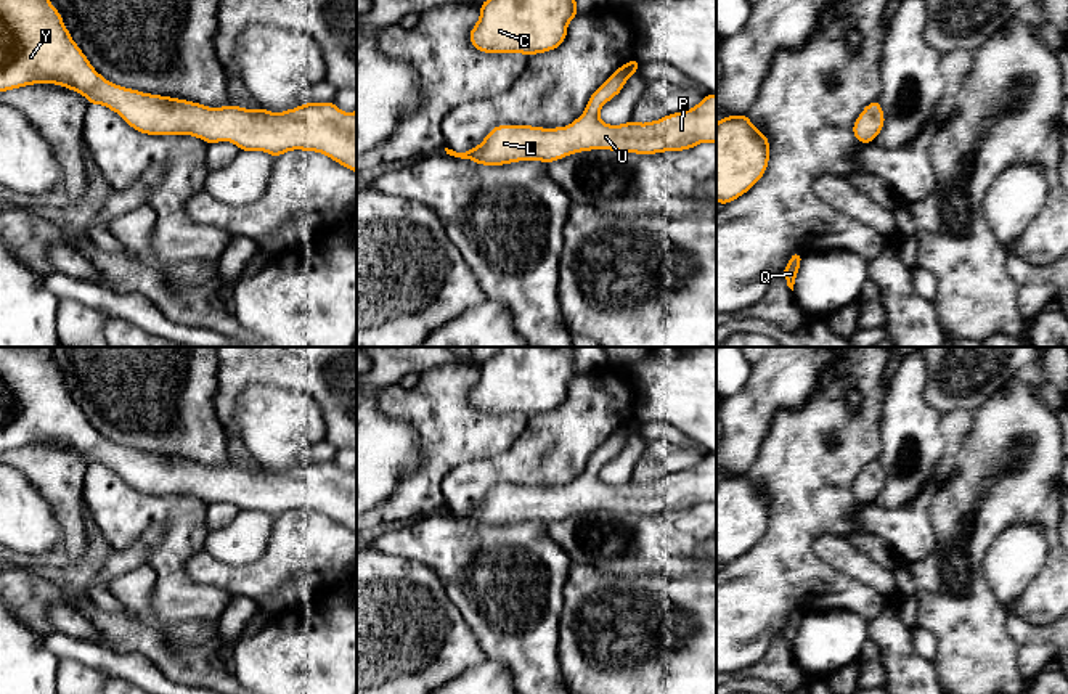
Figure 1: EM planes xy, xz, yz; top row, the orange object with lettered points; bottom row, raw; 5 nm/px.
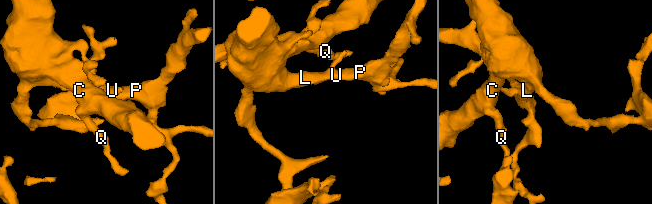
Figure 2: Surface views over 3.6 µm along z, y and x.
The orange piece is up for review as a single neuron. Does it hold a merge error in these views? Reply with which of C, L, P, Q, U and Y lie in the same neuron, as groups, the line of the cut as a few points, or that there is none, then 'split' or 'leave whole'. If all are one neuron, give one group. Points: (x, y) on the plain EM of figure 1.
C L P Q U Y; no cut; leave whole

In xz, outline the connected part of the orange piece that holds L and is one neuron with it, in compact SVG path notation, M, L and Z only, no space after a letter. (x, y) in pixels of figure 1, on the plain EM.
M636 418L620 426L594 450L585 472L567 487L496 485L479 506L464 512L448 508L445 511L480 525L504 525L527 519L549 524L591 509L657 514L691 509L707 501L716 503L716 455L713 453L708 453L697 466L658 480L604 484L599 479L601 467L622 451L628 437L636 434L639 426Z

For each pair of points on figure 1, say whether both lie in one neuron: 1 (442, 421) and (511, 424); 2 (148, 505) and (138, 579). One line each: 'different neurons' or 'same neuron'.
1: same neuron
2: different neurons

